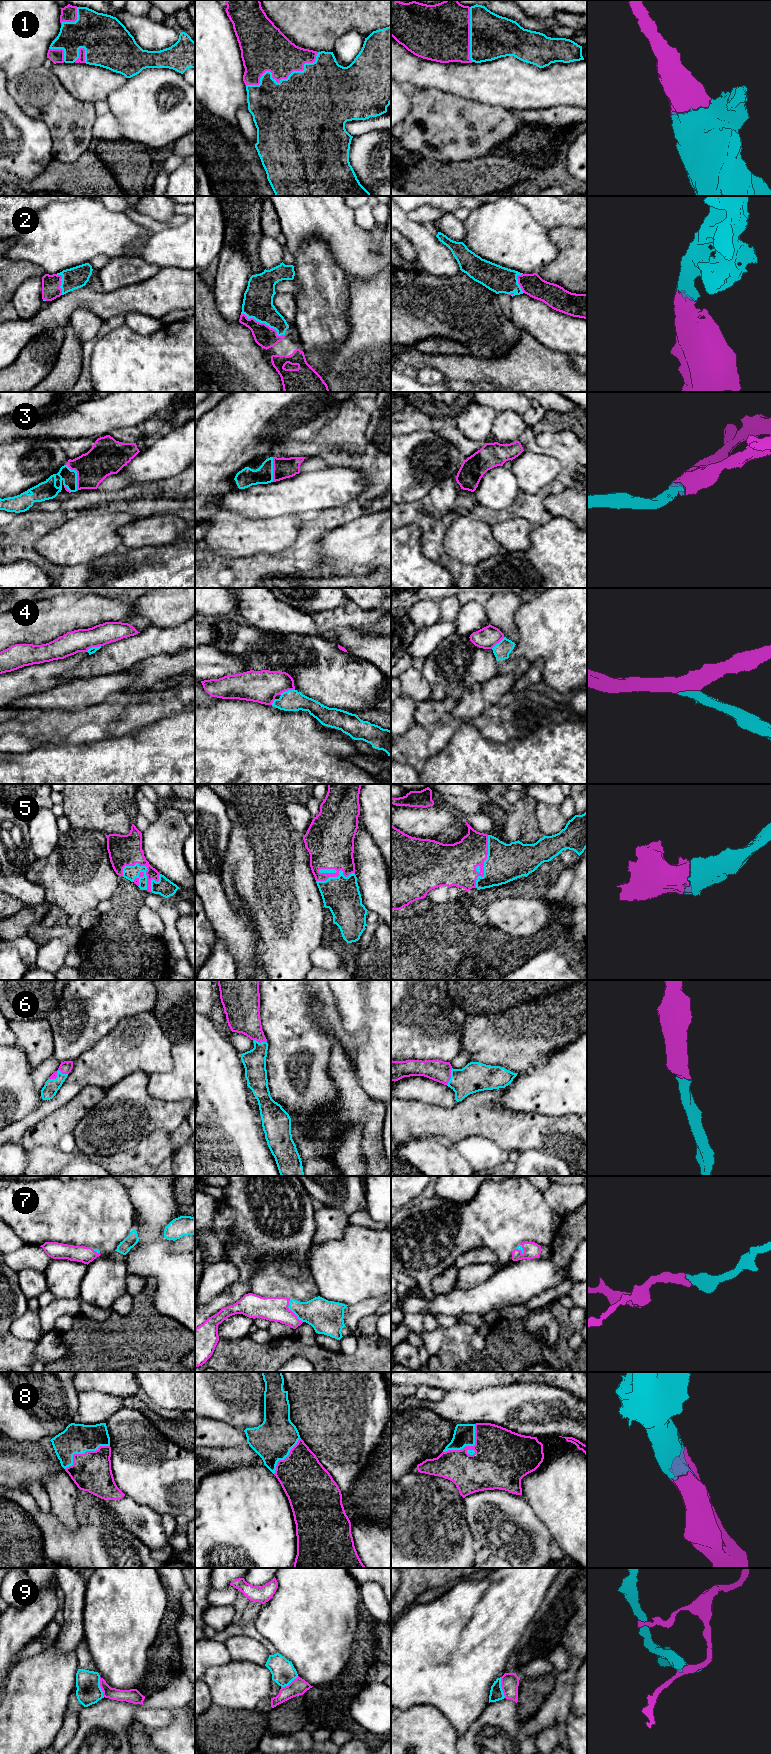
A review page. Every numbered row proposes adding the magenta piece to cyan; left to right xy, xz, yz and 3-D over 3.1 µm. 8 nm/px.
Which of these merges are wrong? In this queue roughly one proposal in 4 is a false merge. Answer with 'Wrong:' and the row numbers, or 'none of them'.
Wrong: 4, 9

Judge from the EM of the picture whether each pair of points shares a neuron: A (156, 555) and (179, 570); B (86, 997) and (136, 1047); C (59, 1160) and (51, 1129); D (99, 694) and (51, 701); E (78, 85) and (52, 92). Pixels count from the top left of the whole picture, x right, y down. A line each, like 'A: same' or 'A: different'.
A: same
B: different
C: different
D: same
E: different

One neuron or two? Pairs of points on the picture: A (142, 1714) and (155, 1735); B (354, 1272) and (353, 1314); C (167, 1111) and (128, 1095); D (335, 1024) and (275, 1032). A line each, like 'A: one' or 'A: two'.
A: two
B: two
C: one
D: one

